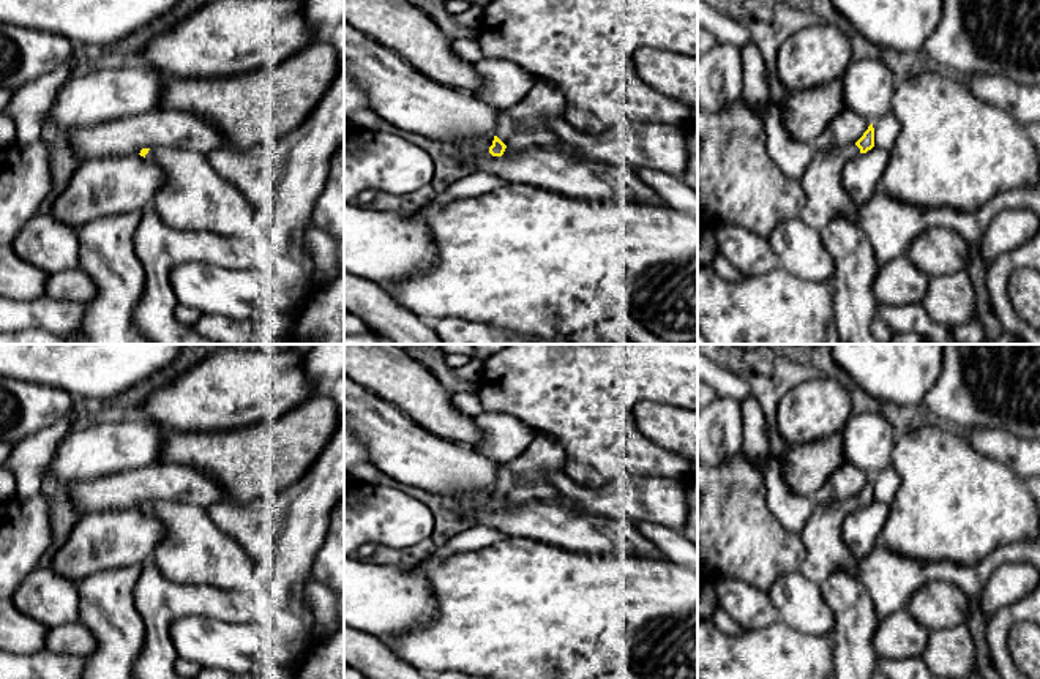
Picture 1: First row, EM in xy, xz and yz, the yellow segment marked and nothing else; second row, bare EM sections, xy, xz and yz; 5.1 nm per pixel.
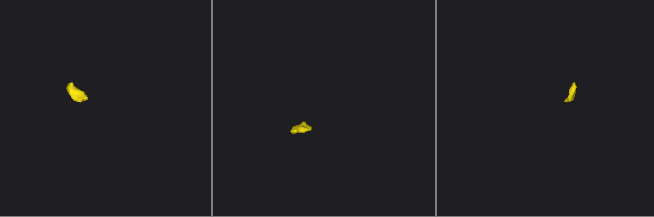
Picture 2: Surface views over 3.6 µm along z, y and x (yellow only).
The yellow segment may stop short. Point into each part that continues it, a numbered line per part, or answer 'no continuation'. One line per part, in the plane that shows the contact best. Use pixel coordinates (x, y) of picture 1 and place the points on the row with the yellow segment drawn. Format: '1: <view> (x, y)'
1: xz (526, 123)

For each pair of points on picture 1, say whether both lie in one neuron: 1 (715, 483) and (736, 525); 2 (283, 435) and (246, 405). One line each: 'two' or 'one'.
1: one
2: two

